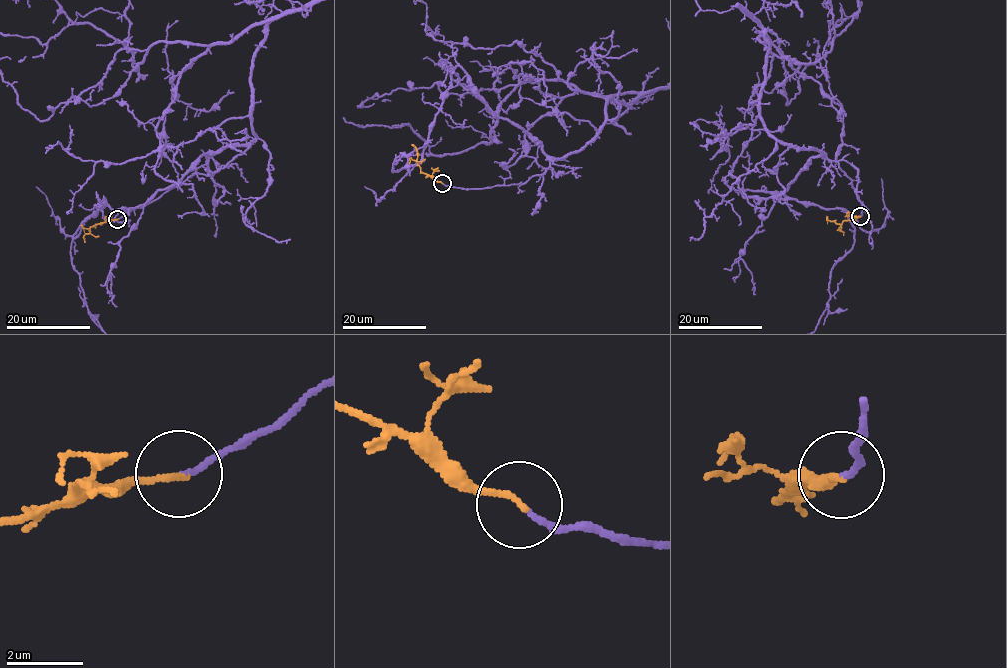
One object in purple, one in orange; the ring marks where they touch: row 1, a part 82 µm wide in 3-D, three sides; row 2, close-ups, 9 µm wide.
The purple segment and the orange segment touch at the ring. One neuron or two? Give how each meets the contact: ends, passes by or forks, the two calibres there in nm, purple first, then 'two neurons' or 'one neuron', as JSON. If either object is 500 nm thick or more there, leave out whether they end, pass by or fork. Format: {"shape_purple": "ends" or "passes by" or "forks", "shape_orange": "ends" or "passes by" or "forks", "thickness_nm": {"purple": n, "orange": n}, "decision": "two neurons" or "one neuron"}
{"shape_purple": "ends", "shape_orange": "ends", "thickness_nm": {"purple": 110, "orange": 160}, "decision": "one neuron"}

